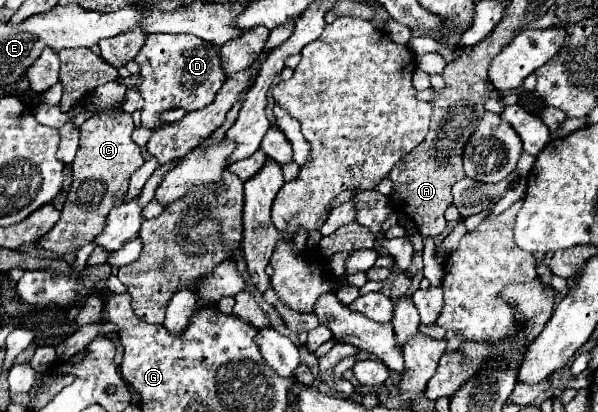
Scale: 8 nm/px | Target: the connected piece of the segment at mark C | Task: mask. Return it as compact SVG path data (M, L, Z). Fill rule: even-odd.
M121 109L101 111L97 117L81 125L81 141L73 161L73 183L67 193L59 223L45 235L39 245L65 255L93 241L105 227L107 211L125 199L129 177L145 163L139 145L131 139L135 125L129 113Z

